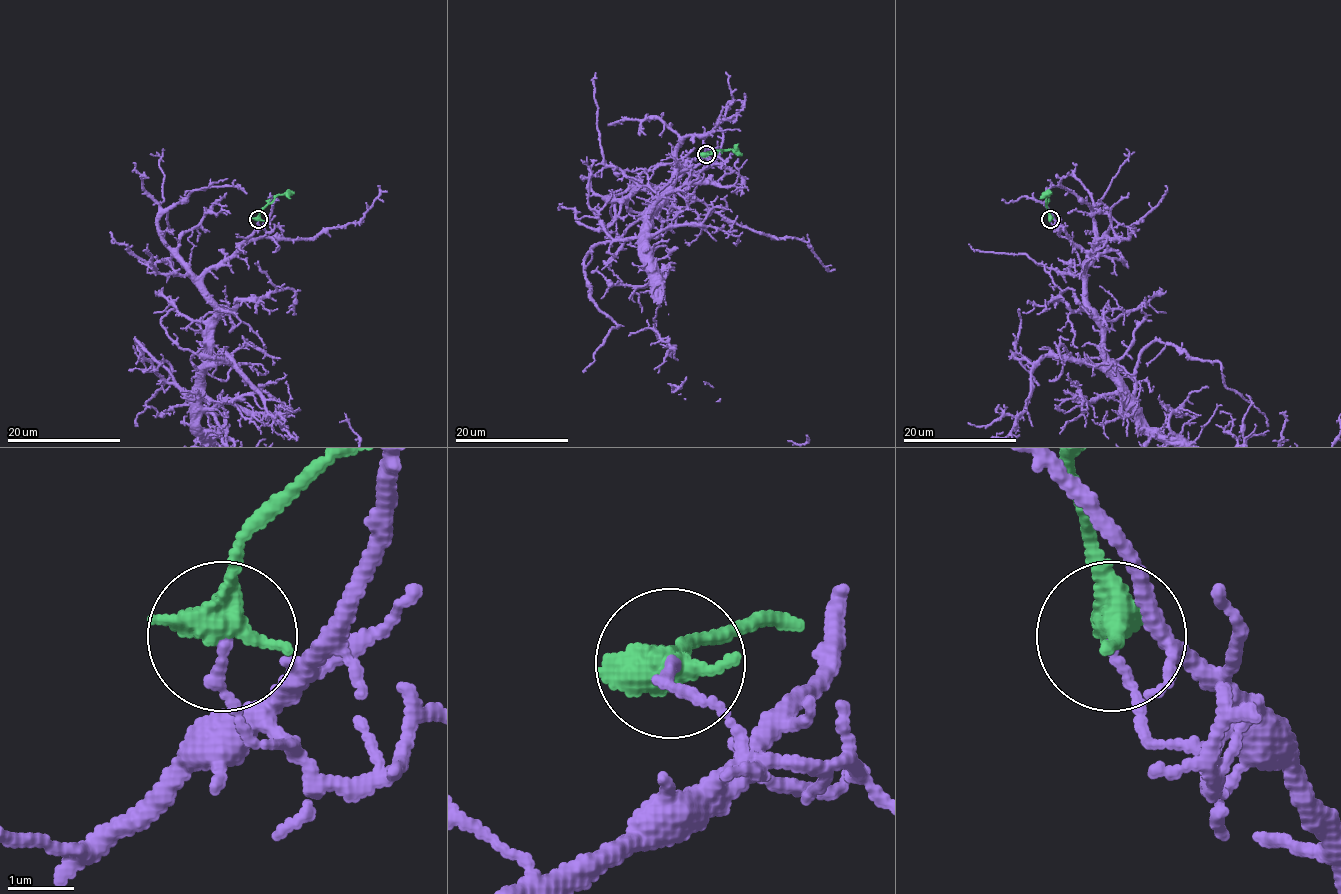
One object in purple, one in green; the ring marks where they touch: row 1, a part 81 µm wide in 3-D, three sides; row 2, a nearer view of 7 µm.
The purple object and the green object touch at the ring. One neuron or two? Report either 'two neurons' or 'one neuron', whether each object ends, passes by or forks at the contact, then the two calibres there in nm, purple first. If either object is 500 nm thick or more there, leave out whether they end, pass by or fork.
two neurons; calibres 150 and 600 nm

